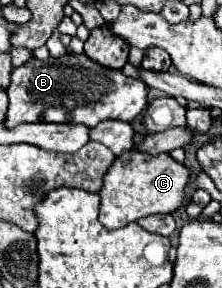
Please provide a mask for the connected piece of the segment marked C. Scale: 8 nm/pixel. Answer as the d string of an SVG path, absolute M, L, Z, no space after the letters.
M134 149L124 151L114 159L104 175L104 185L100 189L100 223L106 229L120 229L152 213L172 213L184 201L184 187L188 177L190 171L176 163L168 153L142 155Z

